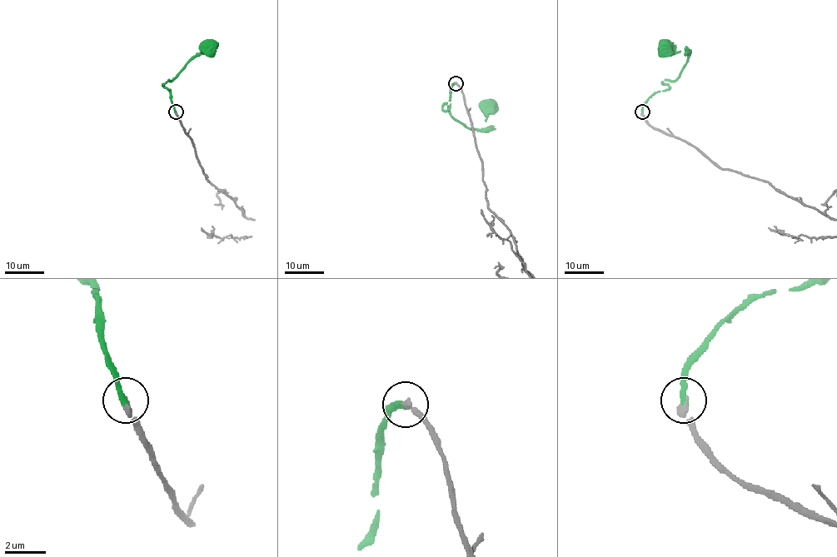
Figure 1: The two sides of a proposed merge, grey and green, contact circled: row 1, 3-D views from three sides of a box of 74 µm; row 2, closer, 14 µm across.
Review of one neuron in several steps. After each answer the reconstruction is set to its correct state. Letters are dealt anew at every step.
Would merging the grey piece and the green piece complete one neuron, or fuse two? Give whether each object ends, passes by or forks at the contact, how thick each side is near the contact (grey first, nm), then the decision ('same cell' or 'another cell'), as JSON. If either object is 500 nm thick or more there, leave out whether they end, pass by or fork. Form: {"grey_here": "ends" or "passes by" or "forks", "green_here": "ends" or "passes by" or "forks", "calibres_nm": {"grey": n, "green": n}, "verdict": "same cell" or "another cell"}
{"grey_here": "ends", "green_here": "ends", "calibres_nm": {"grey": 280, "green": 300}, "verdict": "same cell"}

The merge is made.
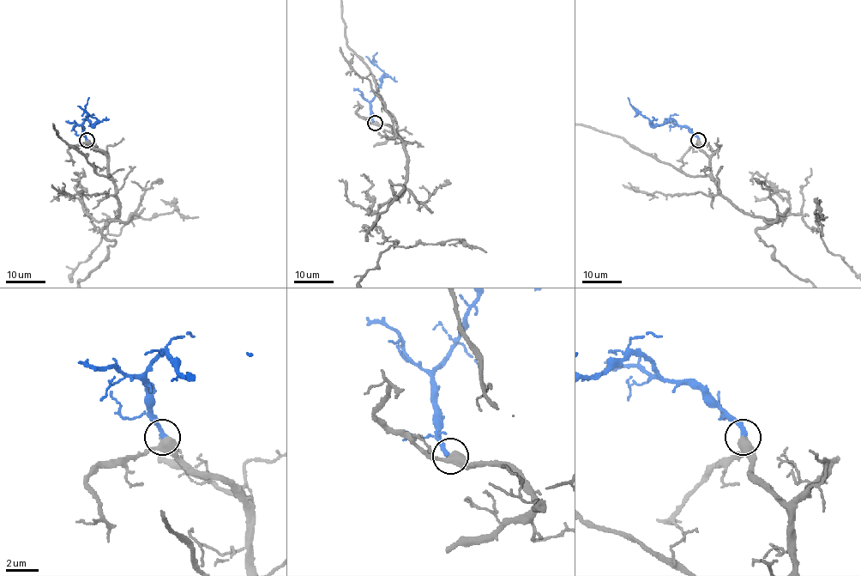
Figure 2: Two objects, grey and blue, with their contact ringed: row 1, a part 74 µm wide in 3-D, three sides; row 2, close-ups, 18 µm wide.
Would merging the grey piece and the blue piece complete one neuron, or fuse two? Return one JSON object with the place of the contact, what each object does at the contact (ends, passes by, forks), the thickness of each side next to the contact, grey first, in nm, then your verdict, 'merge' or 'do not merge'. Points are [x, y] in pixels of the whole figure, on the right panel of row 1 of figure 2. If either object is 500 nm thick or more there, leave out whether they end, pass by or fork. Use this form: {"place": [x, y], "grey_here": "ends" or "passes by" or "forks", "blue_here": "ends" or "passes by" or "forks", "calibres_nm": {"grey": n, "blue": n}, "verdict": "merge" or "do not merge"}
{"place": [698, 140], "grey_here": "passes by", "blue_here": "ends", "calibres_nm": {"grey": 460, "blue": 320}, "verdict": "merge"}

